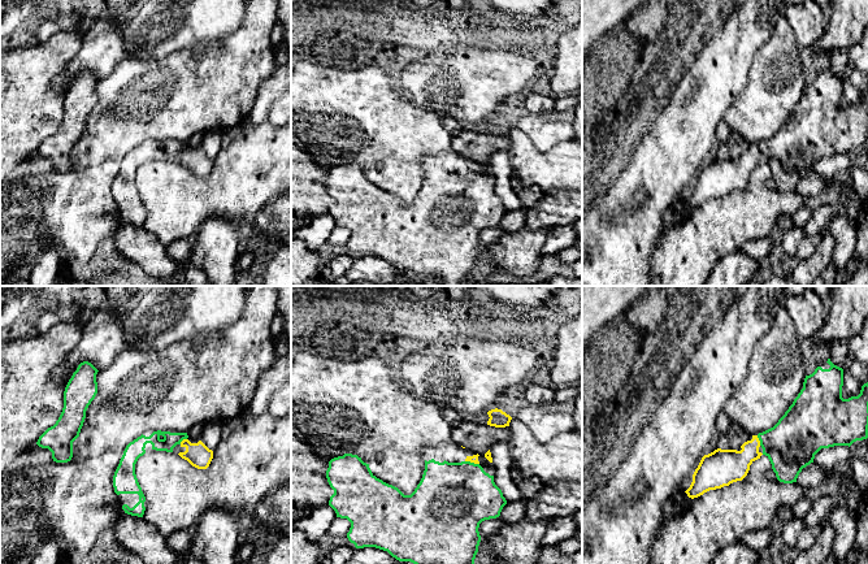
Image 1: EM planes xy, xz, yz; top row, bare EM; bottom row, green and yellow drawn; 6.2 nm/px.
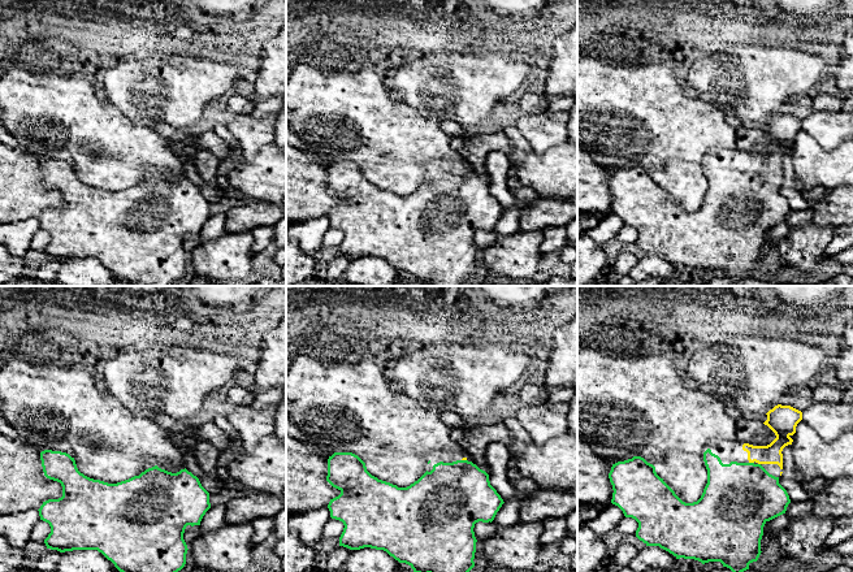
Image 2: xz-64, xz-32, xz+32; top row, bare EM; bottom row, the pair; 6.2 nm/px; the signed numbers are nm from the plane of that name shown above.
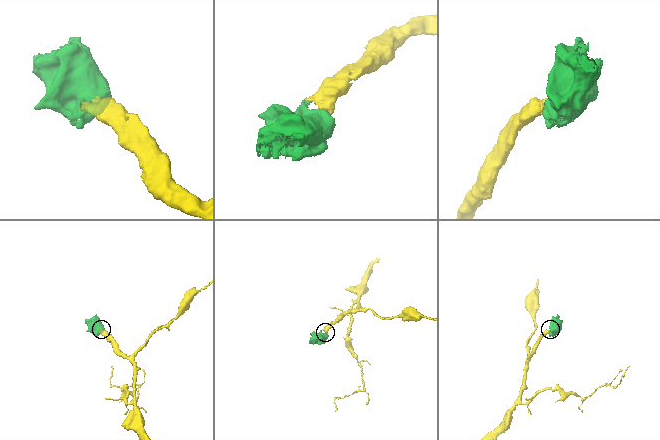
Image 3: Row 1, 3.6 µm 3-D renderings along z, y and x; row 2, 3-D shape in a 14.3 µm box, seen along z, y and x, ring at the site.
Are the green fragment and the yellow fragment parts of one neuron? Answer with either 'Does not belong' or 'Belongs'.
Belongs

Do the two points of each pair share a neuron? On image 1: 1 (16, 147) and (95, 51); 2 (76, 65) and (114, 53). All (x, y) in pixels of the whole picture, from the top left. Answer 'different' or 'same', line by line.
1: different
2: same

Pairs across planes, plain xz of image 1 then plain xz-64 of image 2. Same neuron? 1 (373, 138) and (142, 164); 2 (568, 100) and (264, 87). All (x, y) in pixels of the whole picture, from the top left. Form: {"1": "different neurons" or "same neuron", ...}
{"1": "same neuron", "2": "different neurons"}

